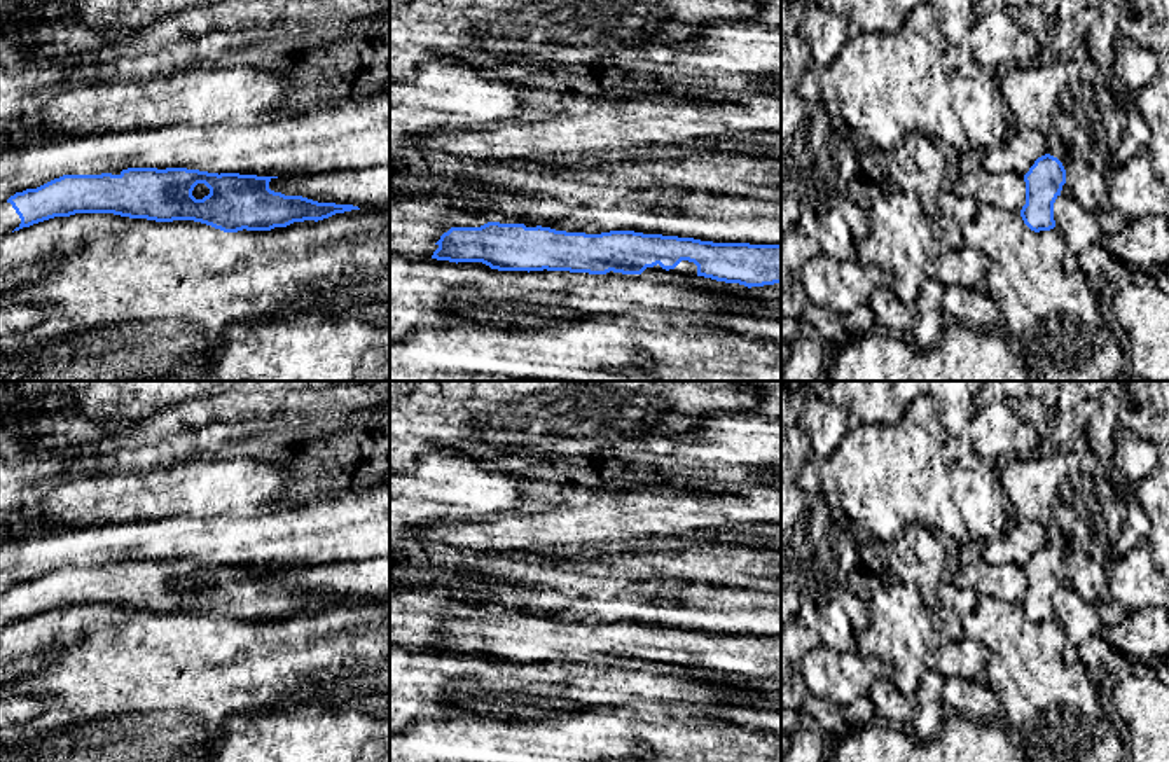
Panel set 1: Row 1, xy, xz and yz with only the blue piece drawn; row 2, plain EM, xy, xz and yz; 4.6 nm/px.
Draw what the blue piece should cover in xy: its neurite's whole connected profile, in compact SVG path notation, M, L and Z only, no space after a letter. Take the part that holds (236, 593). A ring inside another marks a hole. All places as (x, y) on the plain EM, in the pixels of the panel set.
M128 559L119 566L63 566L37 580L16 584L0 594L0 629L54 608L75 605L114 605L156 613L194 612L224 624L238 624L243 620L271 622L304 612L318 613L335 605L360 601L353 596L318 594L302 587L274 584L269 580L273 570L278 568L218 566L187 559ZM197 575L204 575L210 580L210 585L203 591L192 587Z

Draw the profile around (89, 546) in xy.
M390 482L362 493L311 498L302 503L283 498L255 512L232 512L211 519L163 517L0 538L0 594L63 566L121 566L128 559L290 568L374 558L390 558Z

